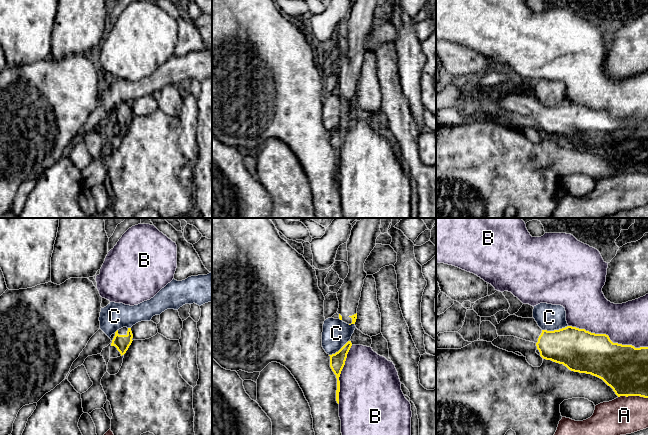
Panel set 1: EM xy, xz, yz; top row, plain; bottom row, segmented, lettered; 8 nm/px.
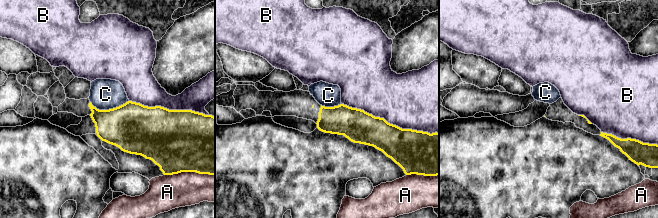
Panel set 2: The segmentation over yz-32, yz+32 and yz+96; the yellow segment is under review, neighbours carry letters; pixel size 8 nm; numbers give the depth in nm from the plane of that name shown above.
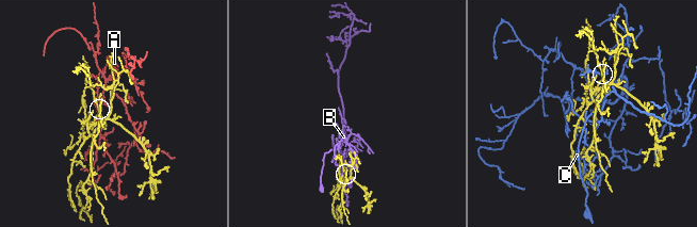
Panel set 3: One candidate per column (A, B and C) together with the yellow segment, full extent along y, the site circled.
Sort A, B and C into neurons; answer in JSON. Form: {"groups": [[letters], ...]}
{"groups": [["A"], ["B"], ["C"]]}

